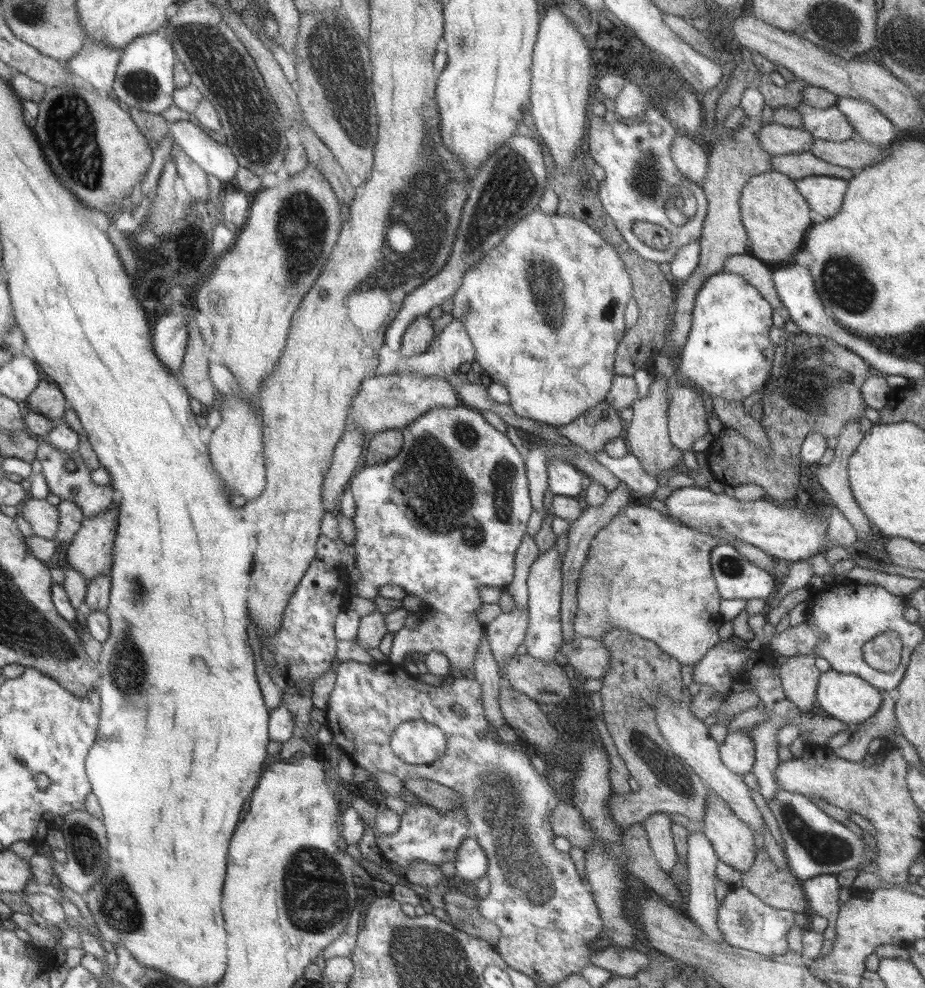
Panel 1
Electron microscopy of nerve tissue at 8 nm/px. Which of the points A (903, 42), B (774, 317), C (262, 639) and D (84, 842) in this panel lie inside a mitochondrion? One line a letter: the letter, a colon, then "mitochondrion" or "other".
A: mitochondrion
B: other
C: other
D: mitochondrion

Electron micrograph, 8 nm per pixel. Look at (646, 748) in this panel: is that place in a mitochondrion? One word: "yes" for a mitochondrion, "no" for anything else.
yes

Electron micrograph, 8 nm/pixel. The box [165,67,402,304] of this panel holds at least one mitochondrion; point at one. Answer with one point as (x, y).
(301, 219)

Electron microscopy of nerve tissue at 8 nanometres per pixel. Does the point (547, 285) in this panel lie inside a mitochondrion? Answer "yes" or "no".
yes

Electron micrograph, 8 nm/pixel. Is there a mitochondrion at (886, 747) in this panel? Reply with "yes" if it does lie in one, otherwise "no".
no

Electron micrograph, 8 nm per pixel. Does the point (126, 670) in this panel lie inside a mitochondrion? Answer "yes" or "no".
yes

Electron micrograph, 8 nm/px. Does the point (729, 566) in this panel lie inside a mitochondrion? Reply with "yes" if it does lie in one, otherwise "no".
yes

